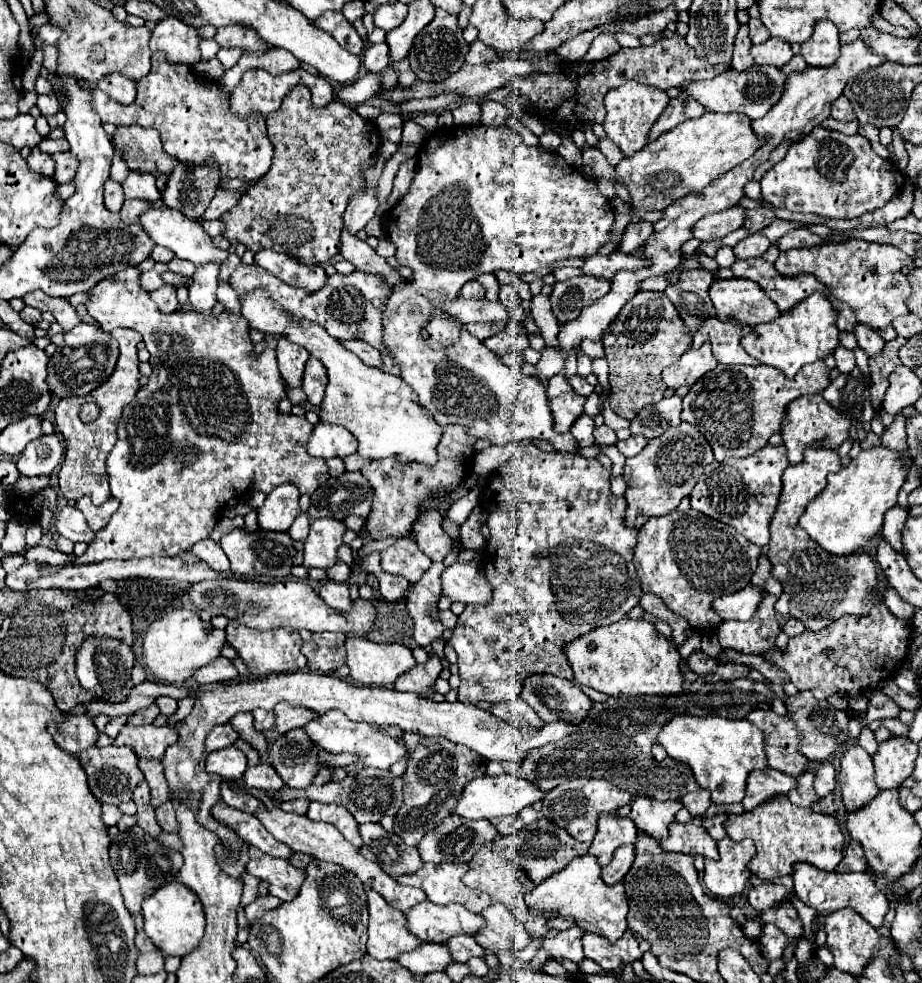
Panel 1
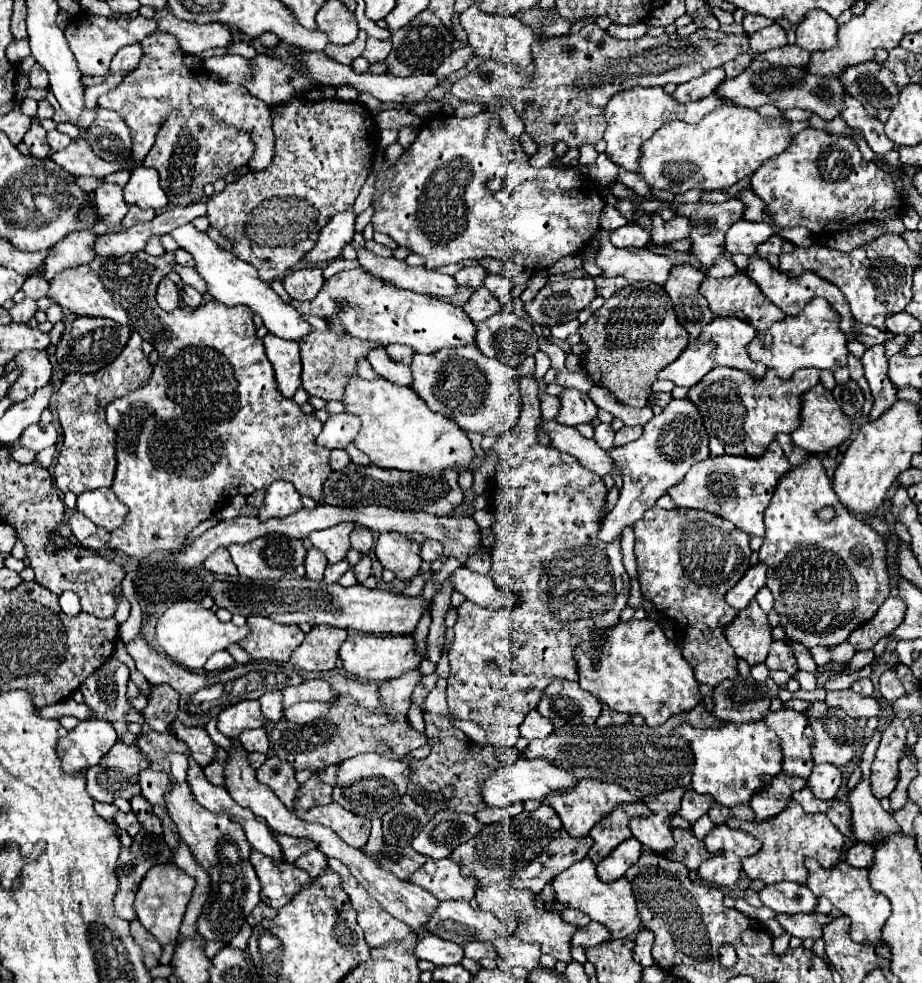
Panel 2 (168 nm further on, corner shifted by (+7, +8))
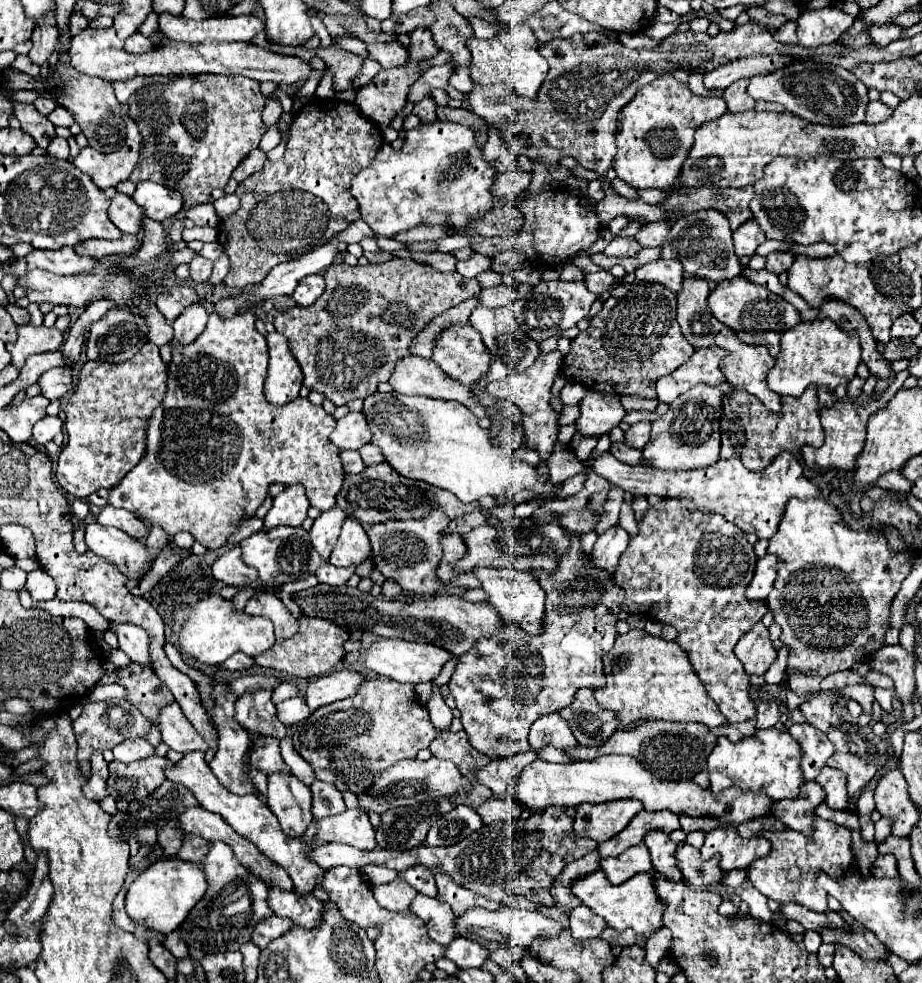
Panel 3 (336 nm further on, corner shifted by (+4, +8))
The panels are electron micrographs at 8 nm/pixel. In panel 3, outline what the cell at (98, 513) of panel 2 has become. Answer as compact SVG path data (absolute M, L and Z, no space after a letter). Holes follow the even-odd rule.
M106 505L102 509L102 513L98 515L98 523L106 525L106 527L116 527L134 539L148 537L148 525L142 519L138 519L134 513L130 513L126 509L116 509L112 505Z

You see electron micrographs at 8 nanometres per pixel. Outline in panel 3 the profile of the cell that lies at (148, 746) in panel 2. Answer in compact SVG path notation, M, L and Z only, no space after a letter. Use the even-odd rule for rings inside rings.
M194 751L194 753L186 753L184 759L180 763L176 763L172 769L166 771L166 777L170 781L182 783L186 785L196 799L200 799L200 805L212 813L218 813L222 819L226 819L226 823L230 827L234 827L242 837L250 839L268 859L276 861L278 865L282 865L288 873L288 877L294 881L296 891L300 891L300 895L304 895L304 891L314 891L314 887L322 881L324 877L324 869L308 859L308 845L302 839L292 839L288 835L284 835L276 815L270 811L270 807L258 799L256 795L232 795L210 771L208 763L204 761L204 753Z

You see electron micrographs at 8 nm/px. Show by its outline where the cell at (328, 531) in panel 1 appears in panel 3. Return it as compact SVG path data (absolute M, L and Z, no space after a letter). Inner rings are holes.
M346 517L342 523L342 533L332 549L330 563L336 567L350 567L366 561L370 557L370 541L364 527L356 521Z

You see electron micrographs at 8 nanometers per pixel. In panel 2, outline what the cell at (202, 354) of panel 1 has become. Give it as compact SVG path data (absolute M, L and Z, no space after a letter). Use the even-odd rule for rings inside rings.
M145 251L139 253L127 253L121 257L97 257L93 263L89 265L81 265L77 269L65 269L63 273L59 273L49 285L49 299L53 299L55 303L59 303L61 307L67 307L69 311L77 313L77 315L87 315L87 317L107 317L111 321L129 321L129 327L137 329L139 335L143 337L143 341L149 341L155 351L159 353L159 359L155 363L153 375L151 379L139 387L137 391L115 399L113 403L107 405L107 423L115 429L117 433L117 471L115 471L115 483L111 485L111 489L115 489L115 495L121 503L125 503L129 507L129 513L125 515L125 521L121 527L111 531L111 539L107 543L107 547L111 551L123 551L129 553L133 557L147 557L159 549L177 549L185 543L187 535L205 519L209 519L211 515L215 515L229 497L243 493L243 495L251 495L257 489L265 489L269 487L275 479L285 479L291 481L295 485L295 489L301 495L309 495L313 497L317 503L321 503L321 485L325 483L325 479L331 473L329 467L329 449L323 449L319 445L315 445L315 437L321 431L321 421L317 421L313 415L305 415L301 411L301 407L293 401L293 399L285 399L279 391L277 391L277 383L273 379L273 365L269 363L265 349L263 349L263 341L257 339L255 335L255 325L253 325L253 311L245 305L239 307L227 307L223 303L217 301L207 301L201 307L193 309L193 311L185 311L185 307L177 307L175 311L163 311L157 301L155 301L155 289L159 283L159 273L167 273L171 271L169 267L173 265L173 253L165 253L161 257L151 257Z

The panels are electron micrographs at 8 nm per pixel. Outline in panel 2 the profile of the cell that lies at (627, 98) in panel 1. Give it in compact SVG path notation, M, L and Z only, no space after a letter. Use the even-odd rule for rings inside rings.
M633 87L629 91L621 91L619 95L613 95L605 107L605 119L607 119L607 129L605 129L607 151L605 153L613 163L625 167L627 171L637 171L637 159L641 155L643 141L647 141L659 127L663 127L673 119L697 123L703 119L703 115L715 111L721 105L723 103L719 97L715 103L715 93L709 95L707 99L679 105L671 95L663 91L663 87Z

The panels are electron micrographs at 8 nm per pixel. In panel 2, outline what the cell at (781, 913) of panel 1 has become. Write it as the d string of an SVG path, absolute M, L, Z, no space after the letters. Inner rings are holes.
M809 913L809 915L777 915L777 921L793 937L819 939L821 929L823 929L823 925L827 925L831 921L831 915L817 915L817 913Z

